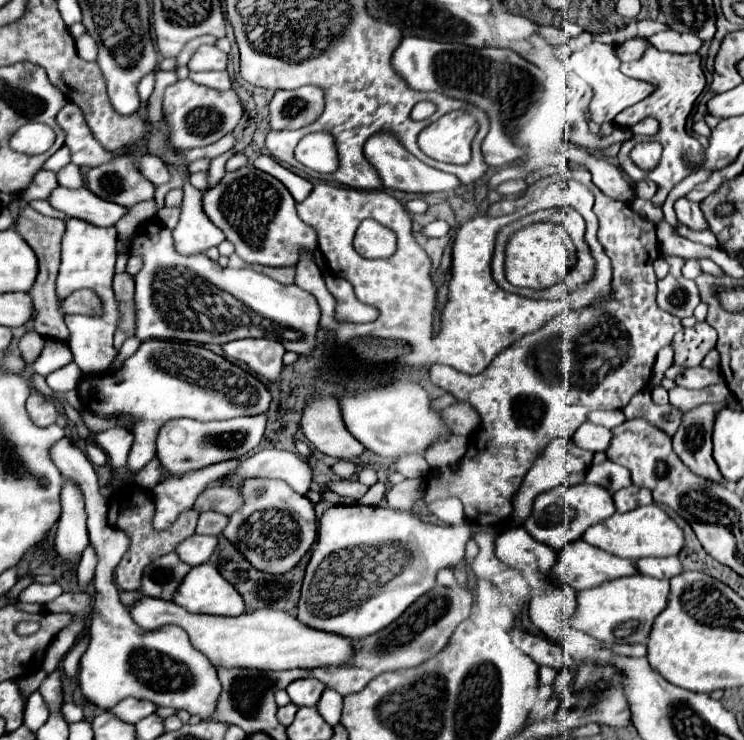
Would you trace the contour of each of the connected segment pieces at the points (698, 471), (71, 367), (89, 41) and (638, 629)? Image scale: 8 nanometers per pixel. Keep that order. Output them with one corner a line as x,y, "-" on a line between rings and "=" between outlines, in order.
703,404
695,410
685,412
683,424
679,426
673,450
679,454
683,464
695,472
695,476
703,476
705,480
715,480
717,484
727,484
723,480
723,474
719,472
715,460
713,460
713,446
711,446
711,430
713,430
713,418
719,408
725,404
=
69,362
63,368
51,372
45,380
53,392
67,392
67,390
75,390
79,386
81,372
75,362
=
83,34
79,40
75,40
75,48
83,60
93,62
97,58
97,44
89,34
=
643,574
615,578
603,582
597,588
577,592
577,610
575,616
571,616
569,624
573,628
581,628
581,632
589,632
589,636
597,640
617,642
617,644
625,644
625,642
645,644
655,616
667,606
667,594
669,594
667,580
657,580

